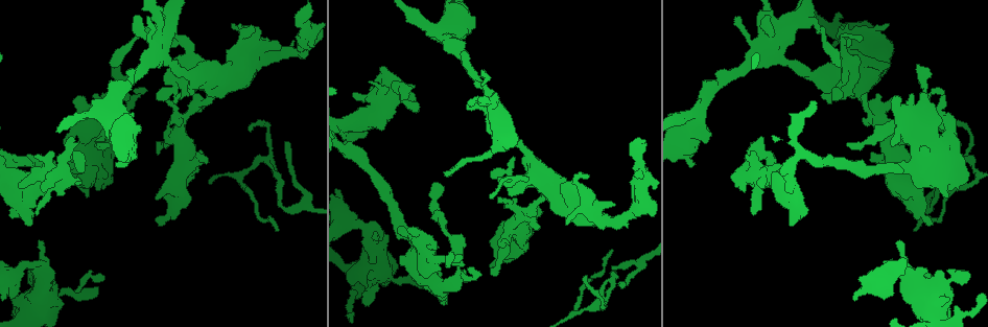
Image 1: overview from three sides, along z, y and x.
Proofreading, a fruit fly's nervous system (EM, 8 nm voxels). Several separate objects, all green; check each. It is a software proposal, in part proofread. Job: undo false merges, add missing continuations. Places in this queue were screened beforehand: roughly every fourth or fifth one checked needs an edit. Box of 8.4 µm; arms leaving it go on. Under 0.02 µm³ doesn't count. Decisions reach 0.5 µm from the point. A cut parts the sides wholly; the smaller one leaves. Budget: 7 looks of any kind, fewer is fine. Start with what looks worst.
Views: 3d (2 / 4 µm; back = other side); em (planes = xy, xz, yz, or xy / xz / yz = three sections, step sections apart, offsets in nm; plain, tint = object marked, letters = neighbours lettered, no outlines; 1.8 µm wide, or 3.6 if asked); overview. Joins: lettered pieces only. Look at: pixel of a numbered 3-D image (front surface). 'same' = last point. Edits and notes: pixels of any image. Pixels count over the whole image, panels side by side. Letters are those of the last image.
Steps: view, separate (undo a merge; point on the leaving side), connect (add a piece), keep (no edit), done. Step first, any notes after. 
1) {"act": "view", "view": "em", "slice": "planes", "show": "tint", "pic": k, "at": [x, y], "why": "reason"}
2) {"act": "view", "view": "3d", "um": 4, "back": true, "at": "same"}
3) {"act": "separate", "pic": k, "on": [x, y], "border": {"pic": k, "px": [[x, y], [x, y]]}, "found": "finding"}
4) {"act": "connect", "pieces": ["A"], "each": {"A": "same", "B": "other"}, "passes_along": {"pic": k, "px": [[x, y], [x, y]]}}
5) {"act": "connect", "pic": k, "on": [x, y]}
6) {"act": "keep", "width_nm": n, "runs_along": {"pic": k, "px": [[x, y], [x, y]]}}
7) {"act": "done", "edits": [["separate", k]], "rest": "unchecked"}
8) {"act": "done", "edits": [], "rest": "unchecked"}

{"act": "view", "view": "3d", "um": 4, "back": true, "pic": 1, "at": [967, 161], "why": "abrupt turn"}

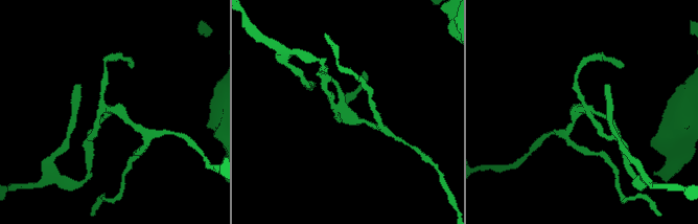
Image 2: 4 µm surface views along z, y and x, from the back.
{"act": "view", "view": "em", "slice": "yz", "step": 8, "show": "tint", "pic": 2, "at": [587, 110], "why": "shape alone is not enough"}

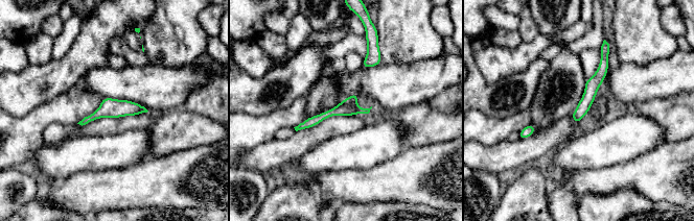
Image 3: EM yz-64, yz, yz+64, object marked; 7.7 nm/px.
{"act": "view", "view": "em", "slice": "xy", "step": 4, "show": "letters", "at": "same"}

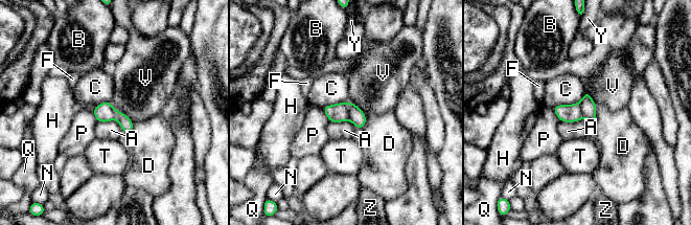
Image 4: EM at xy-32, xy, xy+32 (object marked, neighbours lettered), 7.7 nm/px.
{"act": "keep", "width_nm": 140, "each": {"A": "other", "B": "other", "C": "other", "D": "other", "F": "other", "H": "other", "N": "other", "P": "other", "Q": "other", "T": "other", "V": "other", "Y": "other", "Z": "other"}, "border": {"pic": 4, "px": [[97, 121], [116, 119], [121, 130]]}, "found": "all the same cell"}

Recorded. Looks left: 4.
{"act": "view", "view": "em", "slice": "xy", "step": 8, "show": "plain", "pic": 1, "at": [494, 269]}

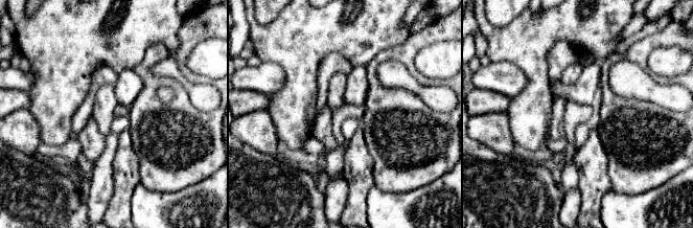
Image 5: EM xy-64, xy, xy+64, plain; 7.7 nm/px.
{"act": "view", "view": "em", "slice": "xy", "step": 8, "show": "letters", "at": "same"}

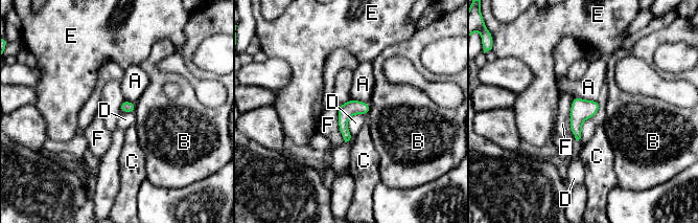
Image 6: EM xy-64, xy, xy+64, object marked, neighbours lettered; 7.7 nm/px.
{"act": "keep", "each": {"A": "other", "B": "other", "C": "other", "D": "other", "E": "other", "F": "other"}, "border": {"pic": 6, "px": [[364, 114], [348, 119], [345, 142]]}, "found": "no lettered piece goes on from it"}

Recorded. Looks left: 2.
{"act": "view", "view": "3d", "um": 2, "pic": 1, "at": [115, 166], "why": "branch stops here"}

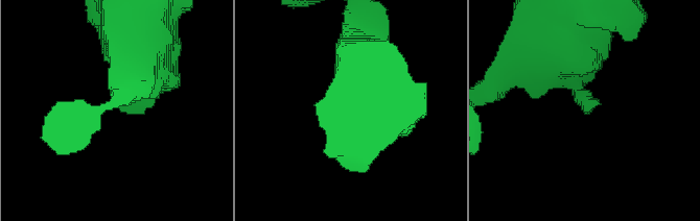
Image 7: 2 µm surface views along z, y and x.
{"act": "view", "view": "em", "slice": "planes", "show": "letters", "pic": 7, "at": [590, 103]}

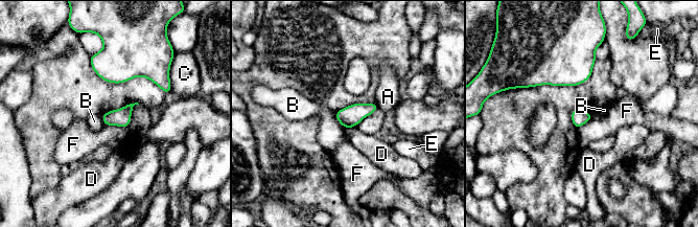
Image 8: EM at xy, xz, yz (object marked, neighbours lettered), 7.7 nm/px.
{"act": "keep", "each": {"A": "other", "B": "other", "C": "other", "D": "other", "E": "other", "F": "other"}, "border": {"pic": 8, "px": [[105, 125], [117, 125], [126, 128]]}, "found": "no lettered piece goes on from it"}

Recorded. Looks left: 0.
{"act": "done", "edits": [], "rest": "unchecked"}

